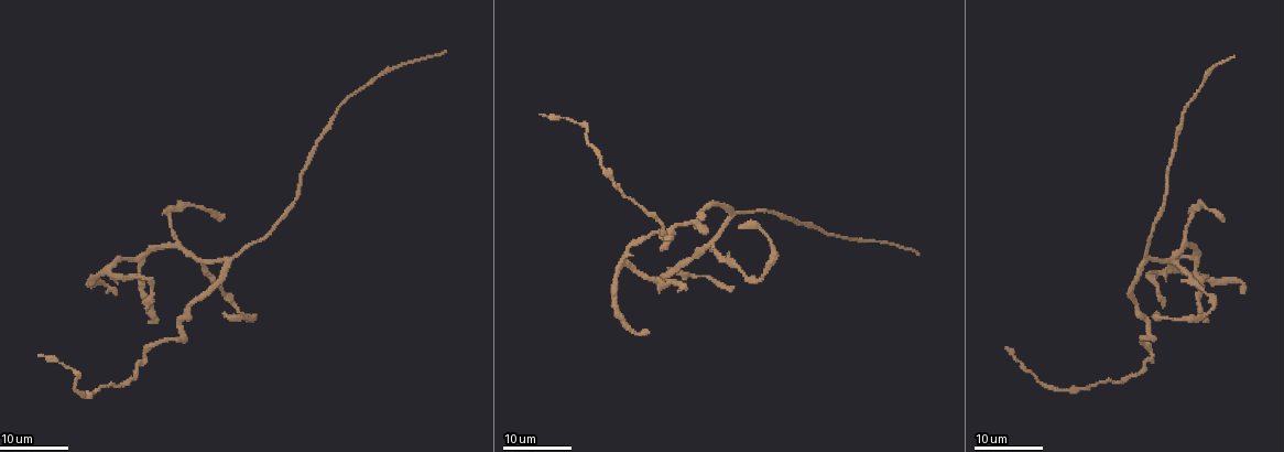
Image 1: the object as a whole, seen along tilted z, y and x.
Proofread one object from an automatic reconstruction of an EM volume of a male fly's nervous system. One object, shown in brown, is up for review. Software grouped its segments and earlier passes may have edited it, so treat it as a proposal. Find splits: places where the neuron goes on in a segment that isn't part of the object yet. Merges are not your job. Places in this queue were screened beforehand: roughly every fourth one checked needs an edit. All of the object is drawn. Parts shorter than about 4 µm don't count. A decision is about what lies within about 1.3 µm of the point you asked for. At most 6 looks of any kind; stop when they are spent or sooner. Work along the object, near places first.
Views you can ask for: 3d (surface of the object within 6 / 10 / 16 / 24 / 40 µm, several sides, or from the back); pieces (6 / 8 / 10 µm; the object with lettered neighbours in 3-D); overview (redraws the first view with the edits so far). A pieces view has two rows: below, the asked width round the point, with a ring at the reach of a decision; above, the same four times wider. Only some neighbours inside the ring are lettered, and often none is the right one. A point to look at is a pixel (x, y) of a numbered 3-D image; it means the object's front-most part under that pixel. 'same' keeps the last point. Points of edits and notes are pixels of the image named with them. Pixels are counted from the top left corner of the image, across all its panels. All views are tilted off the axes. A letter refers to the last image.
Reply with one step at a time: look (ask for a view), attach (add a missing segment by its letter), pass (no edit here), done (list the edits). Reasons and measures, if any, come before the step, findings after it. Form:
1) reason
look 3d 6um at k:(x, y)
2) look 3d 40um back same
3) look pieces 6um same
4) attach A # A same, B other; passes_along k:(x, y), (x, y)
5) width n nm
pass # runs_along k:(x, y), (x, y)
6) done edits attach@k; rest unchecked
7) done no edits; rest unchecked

free end
look 3d 16um at 1:(147, 324)

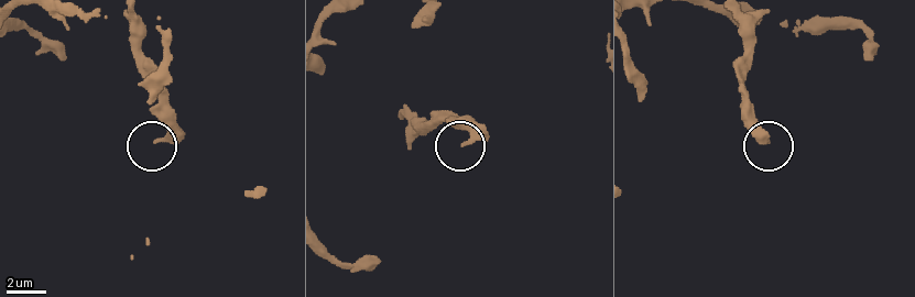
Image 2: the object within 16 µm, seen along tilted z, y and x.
look pieces 6um at 2:(160, 142)

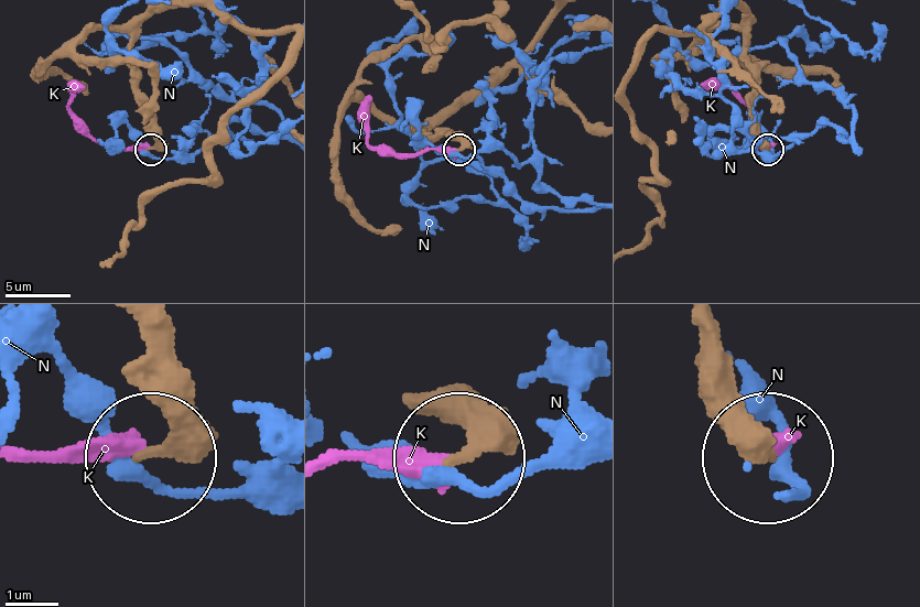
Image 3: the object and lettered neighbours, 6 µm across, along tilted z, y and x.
pass # K other, N other; runs_along 3:(138, 327), (166, 432), (159, 453); no lettered segment goes on from it

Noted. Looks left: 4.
look 3d 16um at 1:(1242, 293)

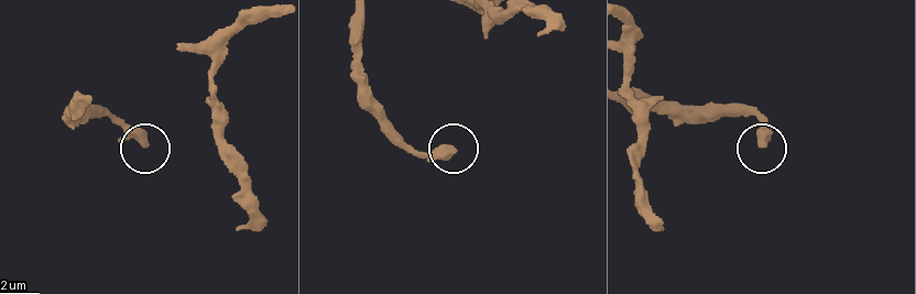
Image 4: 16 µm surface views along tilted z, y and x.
look pieces 6um at 4:(145, 144)

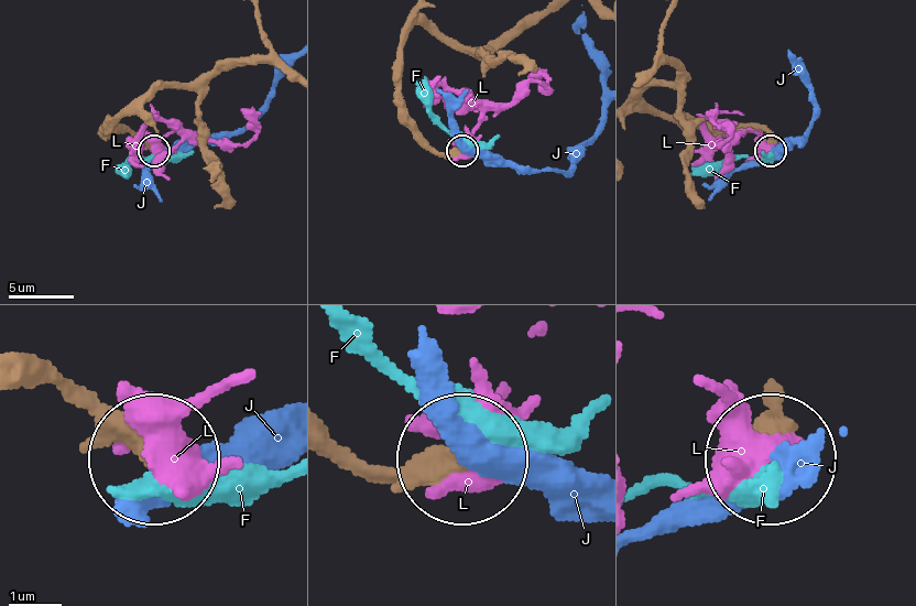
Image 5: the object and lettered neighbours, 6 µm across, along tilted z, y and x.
pass # F other, J other, L other; runs_along 5:(337, 440), (395, 472), (450, 463); none of them fits

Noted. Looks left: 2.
thin end
look 3d 16um at 1:(918, 252)

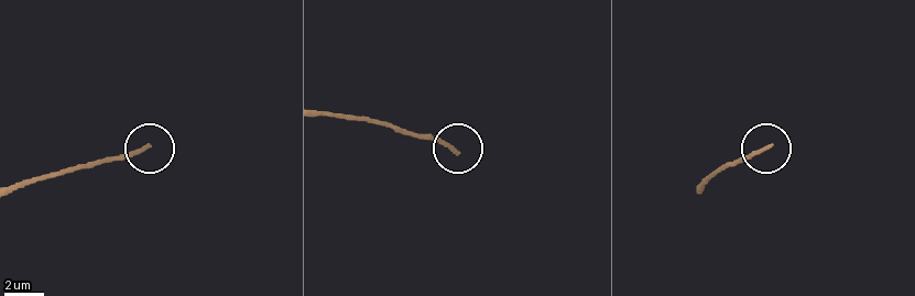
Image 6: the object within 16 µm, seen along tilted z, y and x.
look pieces 10um at 6:(770, 145)

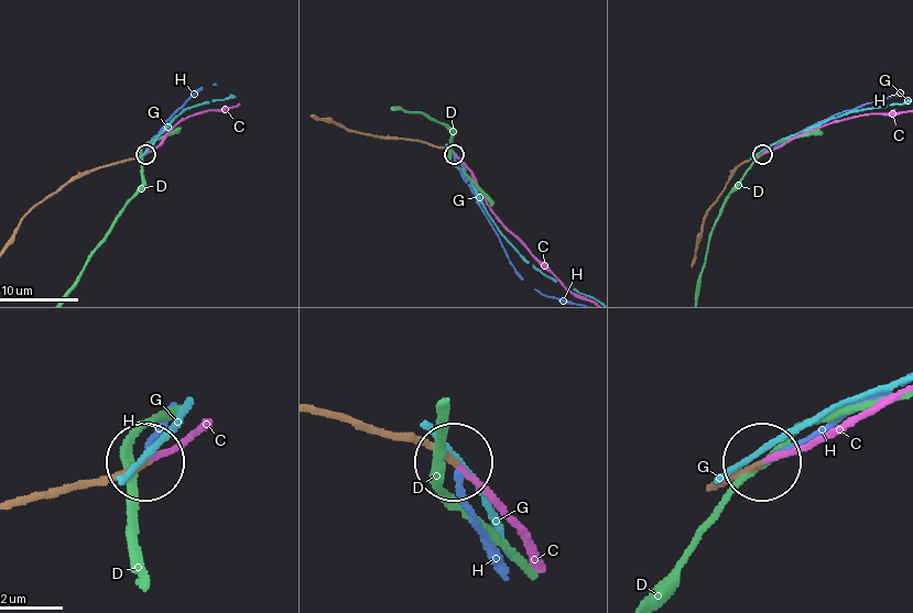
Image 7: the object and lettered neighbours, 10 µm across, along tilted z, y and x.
attach C # C same, D other, G other, H other; passes_along 7:(380, 426), (444, 449), (519, 535), (530, 558); the neuron continues

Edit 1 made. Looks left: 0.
done edits attach@7; rest unchecked

